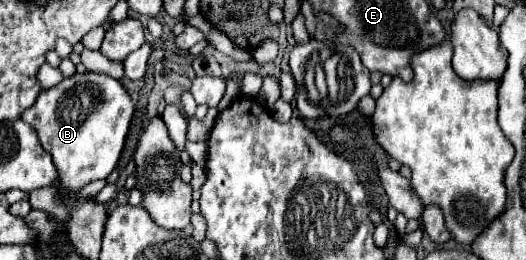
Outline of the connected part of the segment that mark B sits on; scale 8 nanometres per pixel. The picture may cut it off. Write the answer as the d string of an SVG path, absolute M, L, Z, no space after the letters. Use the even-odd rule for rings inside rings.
M88 71L84 75L76 73L74 77L66 77L60 85L56 85L52 89L44 89L38 95L36 103L22 113L22 121L26 121L28 125L32 125L36 129L42 147L52 155L52 161L58 169L60 185L66 189L78 191L84 185L88 185L90 181L106 179L112 173L112 169L116 167L116 163L120 159L132 113L134 113L134 103L120 81Z

